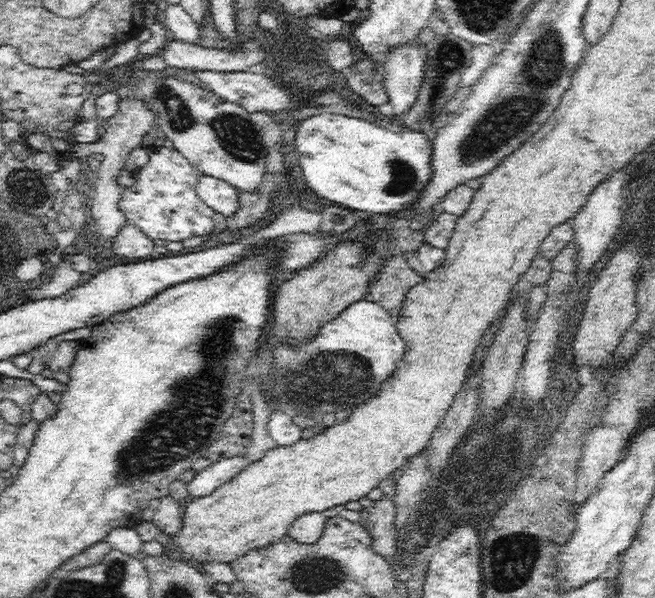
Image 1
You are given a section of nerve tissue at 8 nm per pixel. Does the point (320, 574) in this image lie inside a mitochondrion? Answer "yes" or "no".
yes

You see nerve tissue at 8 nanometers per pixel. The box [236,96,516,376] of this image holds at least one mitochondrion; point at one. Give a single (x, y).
(402, 178)

